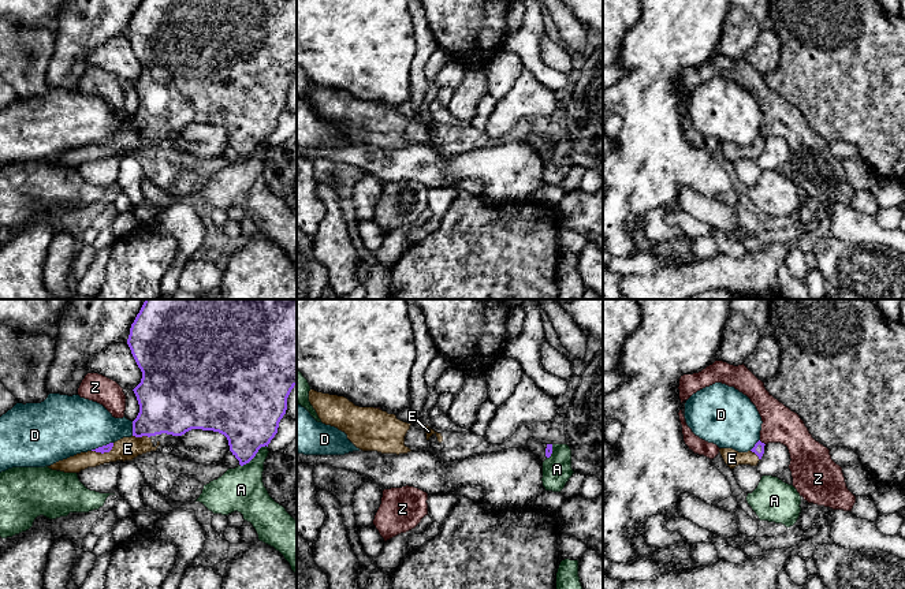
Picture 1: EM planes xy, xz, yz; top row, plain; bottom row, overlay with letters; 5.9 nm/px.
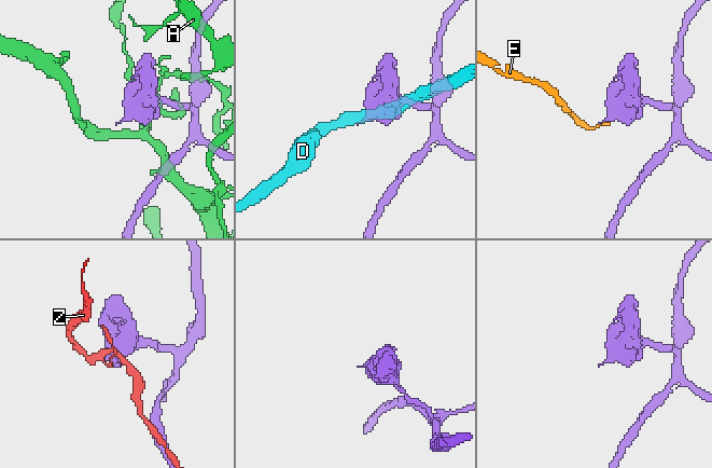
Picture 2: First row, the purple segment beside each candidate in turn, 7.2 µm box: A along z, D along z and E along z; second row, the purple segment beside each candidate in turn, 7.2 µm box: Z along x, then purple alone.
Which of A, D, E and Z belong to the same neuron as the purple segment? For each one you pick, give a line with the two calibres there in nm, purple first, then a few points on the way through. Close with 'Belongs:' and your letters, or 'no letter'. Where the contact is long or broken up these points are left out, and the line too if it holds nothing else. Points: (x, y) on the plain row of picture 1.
E: 50 nm thick on the purple side, 140 nm on the other; runs through xy (105, 142), (104, 145), (127, 142)
Belongs: E

